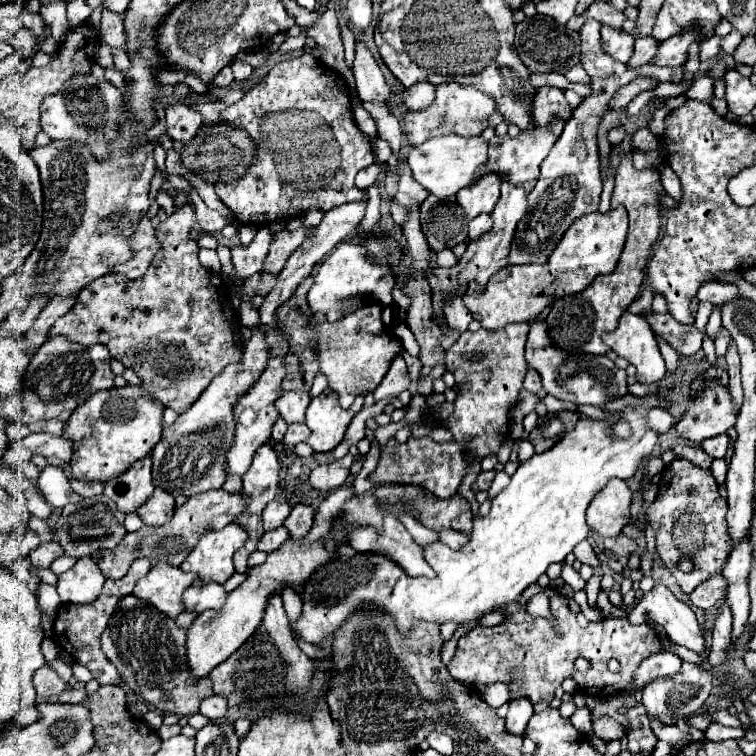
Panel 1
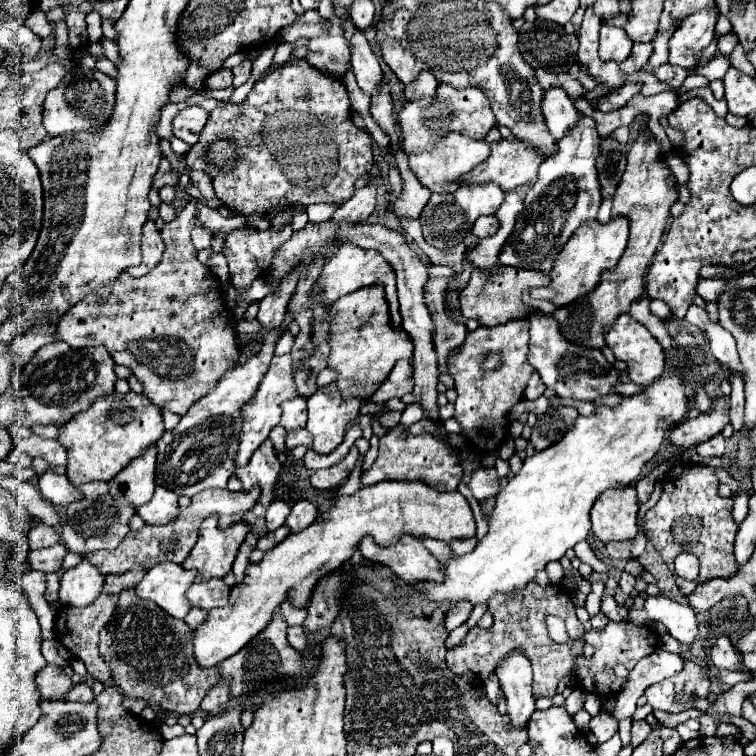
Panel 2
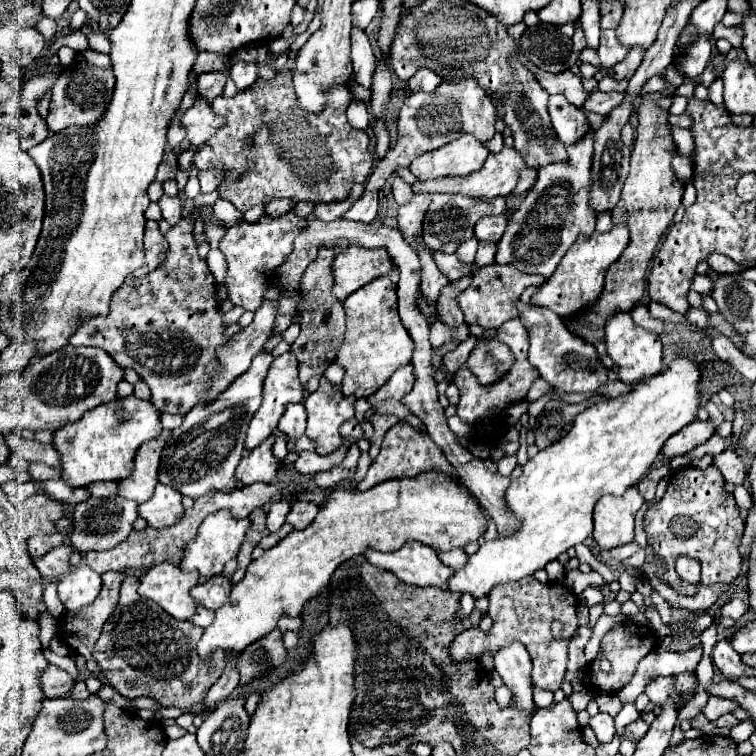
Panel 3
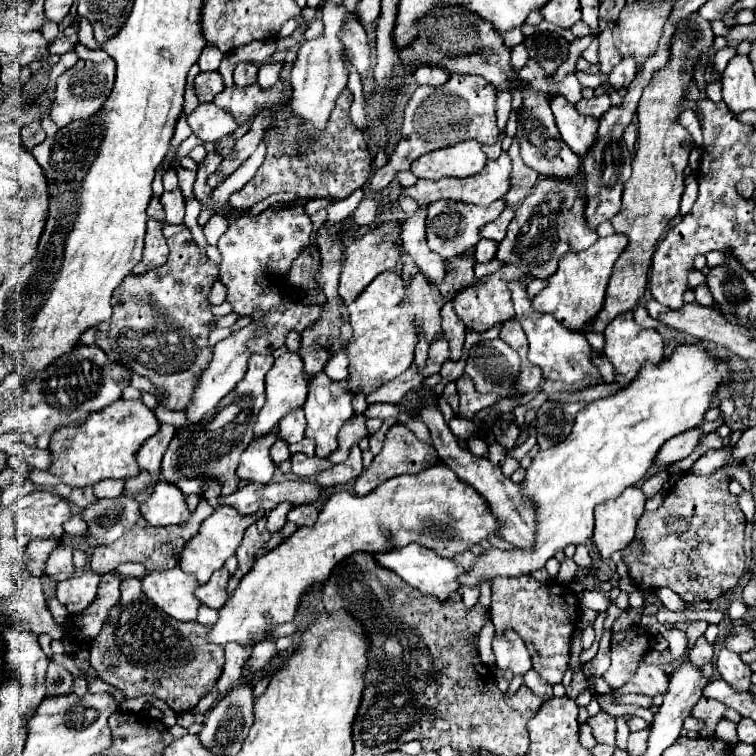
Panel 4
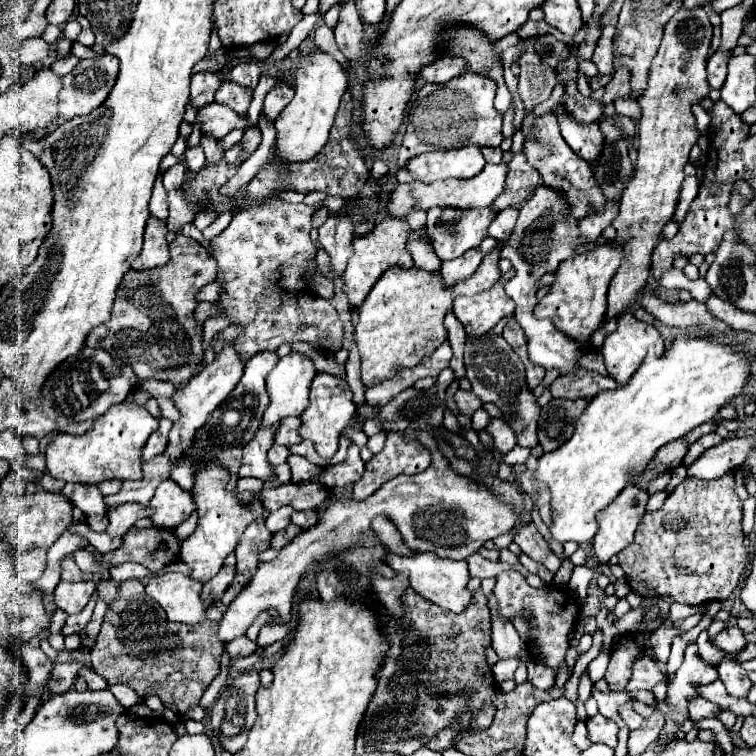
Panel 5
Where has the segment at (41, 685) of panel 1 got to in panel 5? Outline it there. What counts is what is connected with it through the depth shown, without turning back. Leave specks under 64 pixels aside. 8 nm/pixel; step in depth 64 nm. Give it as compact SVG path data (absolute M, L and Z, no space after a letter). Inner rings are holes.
M70 662L70 663L54 663L54 670L52 670L52 676L48 680L48 688L52 694L60 694L60 692L66 692L68 688L72 688L78 671L84 667L82 662Z

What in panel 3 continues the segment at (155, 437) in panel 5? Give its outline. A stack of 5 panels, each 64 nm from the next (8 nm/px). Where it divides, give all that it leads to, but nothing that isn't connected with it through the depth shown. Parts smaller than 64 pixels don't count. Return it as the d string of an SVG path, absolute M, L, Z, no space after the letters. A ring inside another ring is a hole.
M162 430L160 436L144 442L140 446L140 450L136 452L136 470L132 476L128 476L126 480L118 482L118 494L134 500L138 504L146 502L152 498L154 486L158 484L158 466L160 466L160 454L162 448L168 444L172 432L170 430Z

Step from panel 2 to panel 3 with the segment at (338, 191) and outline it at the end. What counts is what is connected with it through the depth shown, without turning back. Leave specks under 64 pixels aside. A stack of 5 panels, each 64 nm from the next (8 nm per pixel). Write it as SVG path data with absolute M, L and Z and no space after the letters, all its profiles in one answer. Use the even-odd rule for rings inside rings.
M280 72L274 82L256 80L252 88L236 92L234 98L214 98L212 108L218 116L226 118L226 128L222 128L220 134L214 134L208 144L202 144L192 162L200 170L206 168L206 162L228 168L220 192L222 198L232 202L240 212L250 210L250 206L268 204L276 198L294 198L298 202L346 200L352 186L358 182L364 184L374 168L366 132L352 128L346 118L350 102L352 92L346 86L332 88L326 112L312 116L302 108L296 108L290 72ZM248 134L254 134L252 150L244 146Z

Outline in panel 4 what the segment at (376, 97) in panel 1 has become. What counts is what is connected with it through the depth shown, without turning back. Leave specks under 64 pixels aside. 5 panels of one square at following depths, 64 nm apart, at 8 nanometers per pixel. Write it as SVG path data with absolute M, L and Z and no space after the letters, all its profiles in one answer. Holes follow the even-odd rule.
M354 12L346 14L344 28L338 34L340 34L340 42L344 46L348 60L356 66L360 76L364 76L370 68L372 58L370 58L370 46L366 42L366 32L364 32L358 16L354 16Z

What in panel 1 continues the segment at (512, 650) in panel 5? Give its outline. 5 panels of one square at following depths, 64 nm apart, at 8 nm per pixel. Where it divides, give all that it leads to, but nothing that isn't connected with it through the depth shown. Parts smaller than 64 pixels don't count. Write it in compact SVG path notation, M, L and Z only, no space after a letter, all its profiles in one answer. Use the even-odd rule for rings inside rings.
M516 696L508 704L510 704L510 710L506 714L506 728L508 728L508 732L512 732L516 736L522 736L528 720L534 714L532 702L528 700L528 696Z

